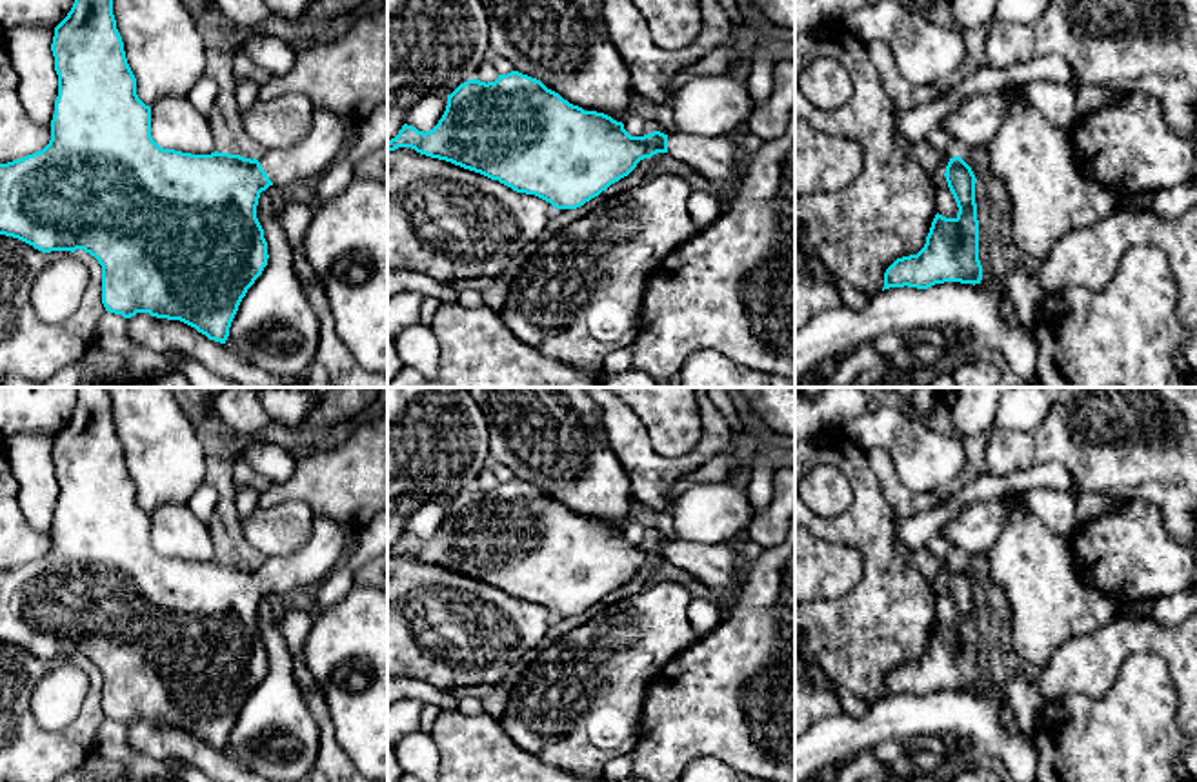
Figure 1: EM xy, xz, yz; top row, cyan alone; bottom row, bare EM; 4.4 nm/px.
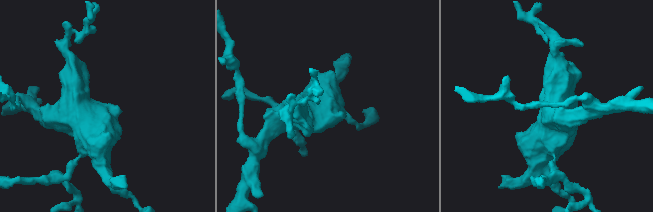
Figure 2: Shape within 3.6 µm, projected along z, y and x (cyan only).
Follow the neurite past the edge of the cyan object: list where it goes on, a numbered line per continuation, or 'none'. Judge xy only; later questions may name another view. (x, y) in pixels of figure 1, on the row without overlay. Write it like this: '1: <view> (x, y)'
1: xy (326, 548)

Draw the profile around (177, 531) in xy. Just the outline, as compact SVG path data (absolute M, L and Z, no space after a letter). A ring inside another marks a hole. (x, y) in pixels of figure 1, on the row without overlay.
M166 504L151 513L151 544L164 556L191 562L216 558L207 524L186 504Z

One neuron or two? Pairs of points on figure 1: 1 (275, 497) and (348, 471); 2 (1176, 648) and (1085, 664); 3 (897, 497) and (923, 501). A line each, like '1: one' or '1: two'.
1: one
2: one
3: one

